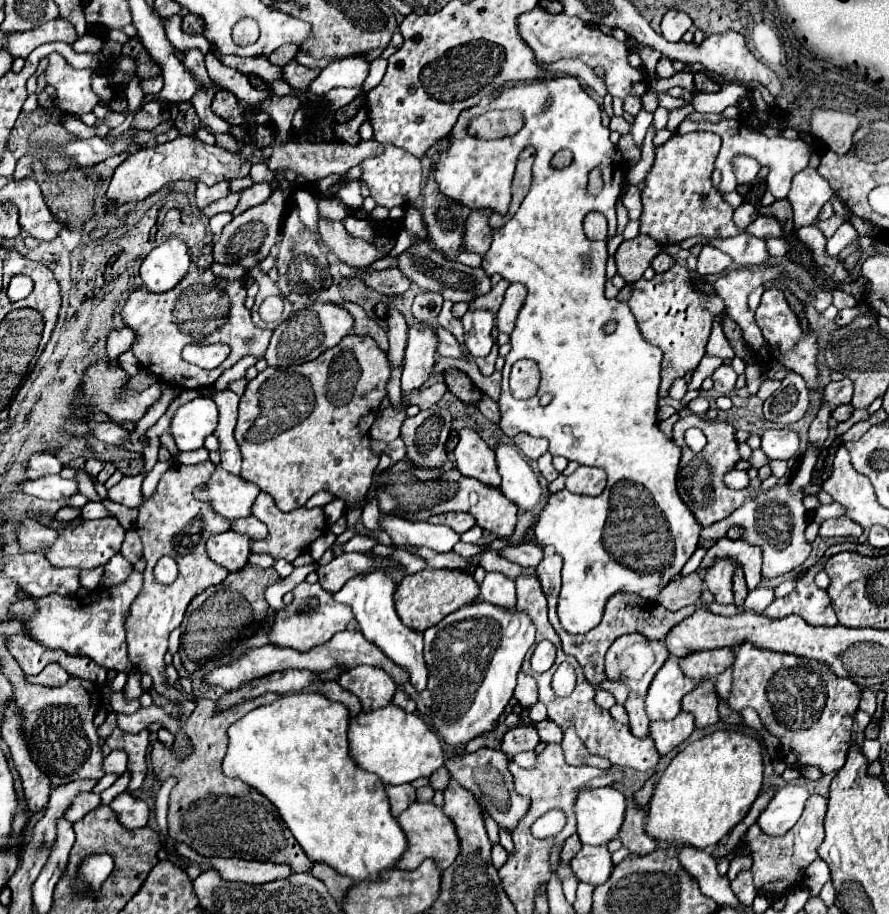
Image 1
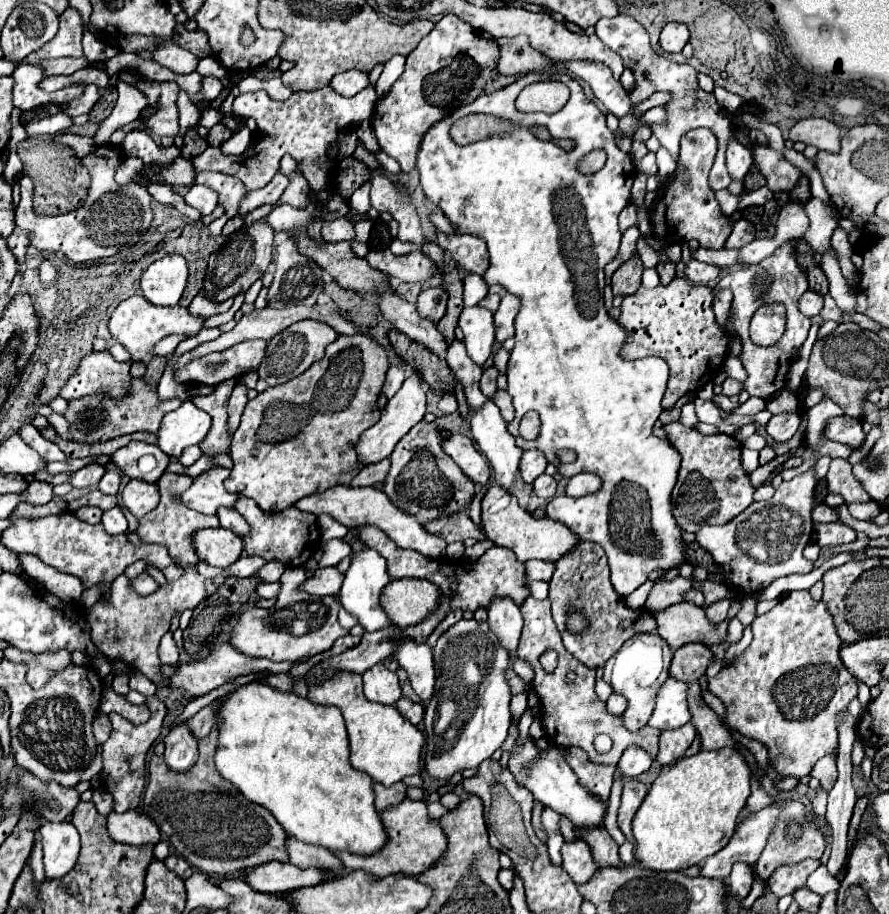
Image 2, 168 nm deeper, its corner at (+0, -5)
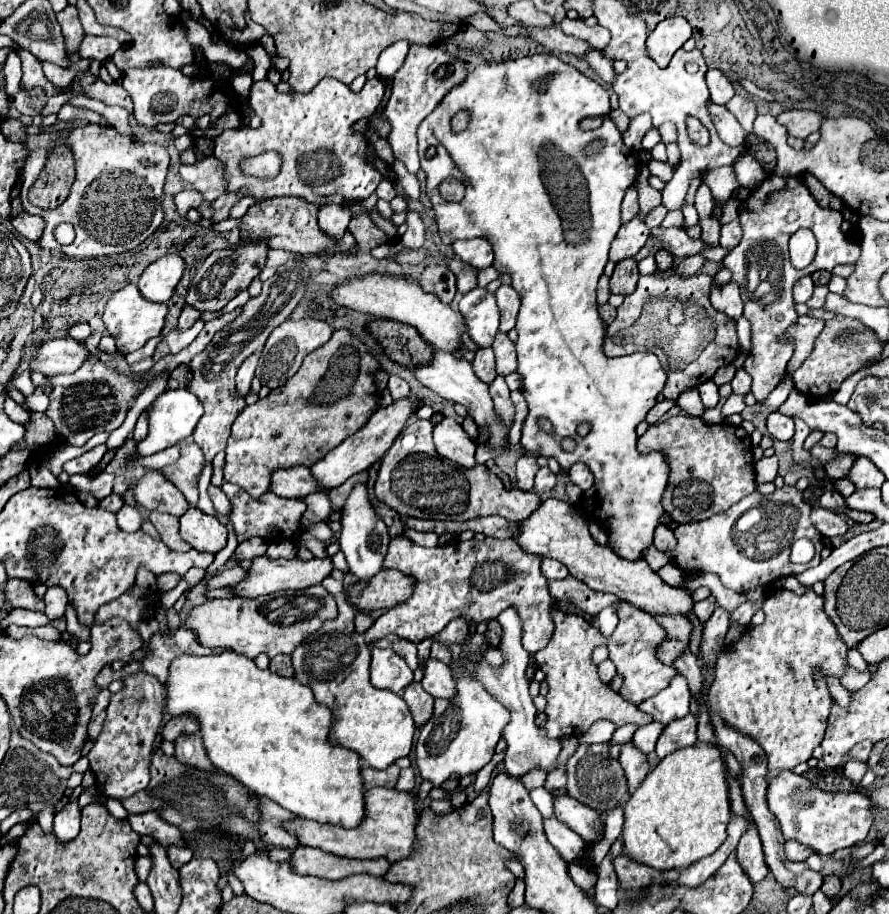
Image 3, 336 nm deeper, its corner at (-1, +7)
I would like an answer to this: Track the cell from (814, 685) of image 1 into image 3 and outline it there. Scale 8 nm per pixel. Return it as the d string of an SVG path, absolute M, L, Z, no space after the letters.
M785 588L777 590L765 600L763 612L765 622L745 630L745 634L735 644L729 644L717 658L707 702L711 710L723 716L729 726L753 738L765 750L769 770L791 770L797 764L807 762L825 736L827 718L833 706L825 678L845 676L851 668L847 662L849 648L841 640L831 618L823 612L823 598L811 588L807 588L801 596Z

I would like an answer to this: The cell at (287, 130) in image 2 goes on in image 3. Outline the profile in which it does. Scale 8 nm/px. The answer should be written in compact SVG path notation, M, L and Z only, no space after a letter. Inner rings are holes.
M323 78L311 92L305 94L281 94L269 80L253 82L249 106L254 113L259 113L261 126L257 130L225 130L215 138L213 154L227 164L227 170L231 170L231 182L227 190L249 190L249 196L261 200L299 196L317 206L365 200L371 192L375 192L383 176L367 162L367 158L373 156L373 148L369 146L365 134L355 134L351 126L361 118L369 118L377 134L387 138L389 126L381 120L383 98L385 86L379 78L367 80L359 92L353 92L347 84L335 78ZM265 152L277 152L283 164L273 180L257 182L257 178L251 178L241 170L241 164L245 158Z

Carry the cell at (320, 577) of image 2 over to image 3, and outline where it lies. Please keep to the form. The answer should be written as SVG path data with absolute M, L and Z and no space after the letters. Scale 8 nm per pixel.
M259 556L253 560L253 566L249 568L249 578L245 582L241 582L239 586L235 586L235 594L243 596L243 598L257 598L261 594L271 594L271 592L279 592L279 590L301 590L301 588L309 588L315 584L321 584L323 578L327 578L333 570L333 562L331 558L311 558L309 562L303 562L299 558L293 560L269 560L267 556Z

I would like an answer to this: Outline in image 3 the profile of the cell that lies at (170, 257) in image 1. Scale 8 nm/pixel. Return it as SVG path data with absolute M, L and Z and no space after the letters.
M165 254L163 258L151 262L139 278L139 292L153 302L167 302L181 280L185 262L177 254Z

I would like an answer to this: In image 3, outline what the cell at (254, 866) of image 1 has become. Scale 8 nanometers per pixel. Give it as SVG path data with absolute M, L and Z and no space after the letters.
M309 846L295 848L289 858L289 864L295 874L319 876L327 880L341 880L353 874L363 874L363 872L371 876L385 876L385 872L391 866L385 858L351 860L351 858L335 856L335 854L323 852L319 848L309 848Z

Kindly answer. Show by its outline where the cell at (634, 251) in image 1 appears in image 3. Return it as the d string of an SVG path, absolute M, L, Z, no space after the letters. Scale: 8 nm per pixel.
M635 258L621 260L621 262L617 262L615 272L611 276L611 292L627 296L637 288L637 280L639 280L637 260Z

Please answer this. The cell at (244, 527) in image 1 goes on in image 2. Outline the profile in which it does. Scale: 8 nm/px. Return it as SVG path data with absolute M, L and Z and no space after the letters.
M222 508L222 510L218 510L216 516L220 518L220 526L232 530L234 534L248 534L248 530L250 530L248 522L234 508Z

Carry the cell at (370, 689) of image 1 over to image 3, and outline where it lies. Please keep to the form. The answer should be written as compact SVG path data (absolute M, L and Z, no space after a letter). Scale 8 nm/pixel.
M371 650L371 684L375 688L387 688L391 692L401 692L413 680L413 672L401 656L393 650Z

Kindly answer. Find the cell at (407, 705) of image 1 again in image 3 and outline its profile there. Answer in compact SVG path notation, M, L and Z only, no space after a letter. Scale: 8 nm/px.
M411 682L405 690L403 690L403 700L407 702L411 714L413 714L413 720L417 726L423 726L431 714L433 714L433 696L427 694L419 682Z

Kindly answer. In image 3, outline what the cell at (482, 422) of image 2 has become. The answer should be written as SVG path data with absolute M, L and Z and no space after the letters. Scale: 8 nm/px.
M437 350L435 356L433 356L433 364L429 364L429 366L417 366L415 368L415 376L419 378L419 382L423 386L431 388L439 396L463 404L467 408L467 412L473 416L479 432L487 432L489 434L489 438L487 438L487 446L489 448L507 448L509 446L507 426L501 420L501 416L497 414L497 410L495 410L493 398L489 394L489 386L475 376L473 366L467 360L463 360L463 358L457 360L457 358L453 358L453 354L449 354L445 350Z

